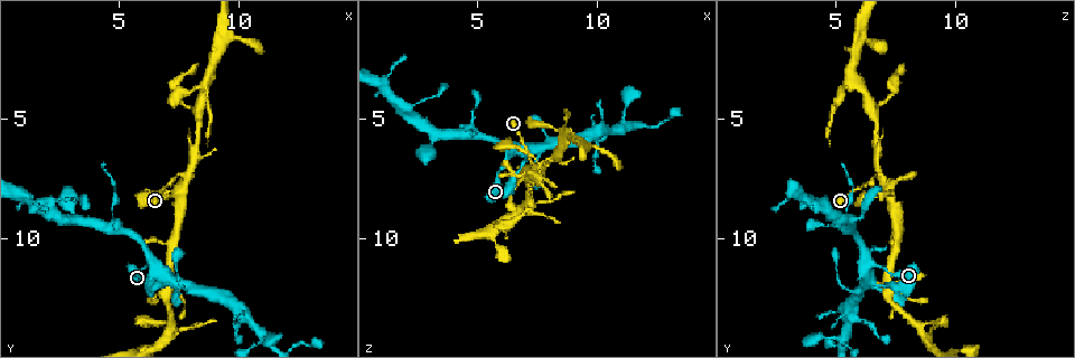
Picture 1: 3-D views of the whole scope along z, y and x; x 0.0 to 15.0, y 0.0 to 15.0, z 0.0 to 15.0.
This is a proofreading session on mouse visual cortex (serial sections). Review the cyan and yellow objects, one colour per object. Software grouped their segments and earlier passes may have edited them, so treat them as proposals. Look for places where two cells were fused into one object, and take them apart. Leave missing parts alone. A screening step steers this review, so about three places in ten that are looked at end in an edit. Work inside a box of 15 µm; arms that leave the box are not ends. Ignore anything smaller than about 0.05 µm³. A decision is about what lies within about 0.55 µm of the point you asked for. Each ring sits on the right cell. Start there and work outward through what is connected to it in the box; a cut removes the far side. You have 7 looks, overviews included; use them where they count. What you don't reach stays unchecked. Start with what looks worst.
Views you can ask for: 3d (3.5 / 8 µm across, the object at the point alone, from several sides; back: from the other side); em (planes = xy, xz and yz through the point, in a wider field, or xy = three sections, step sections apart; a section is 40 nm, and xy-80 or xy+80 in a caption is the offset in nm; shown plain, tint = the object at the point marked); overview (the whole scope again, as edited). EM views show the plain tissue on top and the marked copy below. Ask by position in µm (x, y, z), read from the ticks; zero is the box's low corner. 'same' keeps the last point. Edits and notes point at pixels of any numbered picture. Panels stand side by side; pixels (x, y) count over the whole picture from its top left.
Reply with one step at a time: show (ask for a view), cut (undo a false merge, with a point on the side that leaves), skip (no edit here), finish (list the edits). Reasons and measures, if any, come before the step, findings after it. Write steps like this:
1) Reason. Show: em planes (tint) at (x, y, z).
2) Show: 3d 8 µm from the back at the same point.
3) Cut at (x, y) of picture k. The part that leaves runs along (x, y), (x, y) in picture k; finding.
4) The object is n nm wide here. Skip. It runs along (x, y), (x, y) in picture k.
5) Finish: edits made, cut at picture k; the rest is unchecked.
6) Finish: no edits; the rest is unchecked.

Abrupt turn. Show: 3d 3.5 µm at (7.7, 7.4, 7.0).

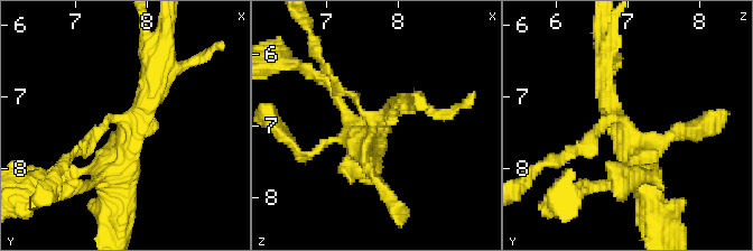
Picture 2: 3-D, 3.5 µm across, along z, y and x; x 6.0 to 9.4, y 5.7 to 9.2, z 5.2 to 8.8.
3 arms meet here; the arms are 150, 250, 300 nm wide. Show: em xy step 5 (tint) at (7.65, 7.30, 6.90).

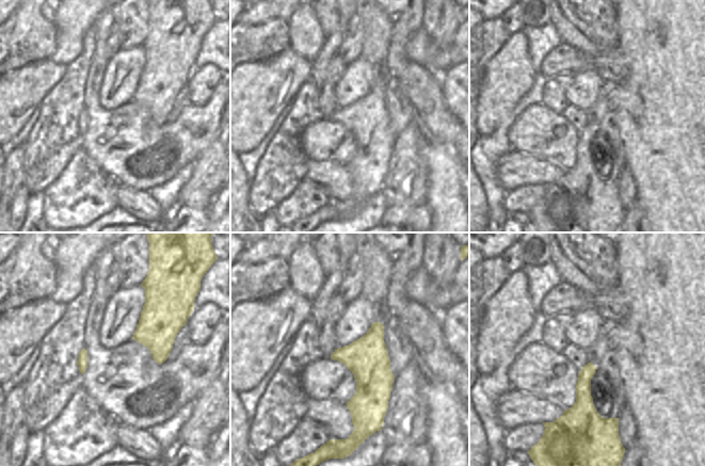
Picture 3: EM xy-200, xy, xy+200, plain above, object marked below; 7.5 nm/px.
Skip. It runs along (328, 72), (338, 90), (380, 121), (362, 141) in picture 2; one cell here.

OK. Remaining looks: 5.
Small branch off a trunk. Show: 3d 3.5 µm at (6.4, 11.0, 6.5).

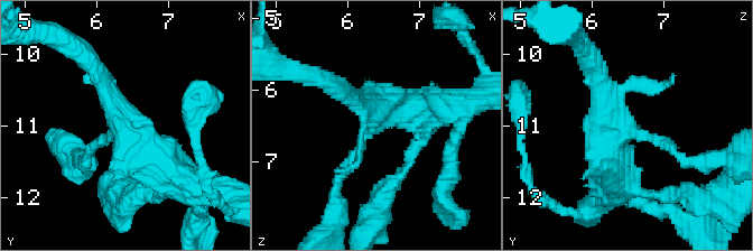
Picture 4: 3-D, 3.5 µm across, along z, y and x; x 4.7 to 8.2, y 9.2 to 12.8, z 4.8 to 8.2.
Show: em xy step 5 (tint) at (6.40, 11.10, 6.45).

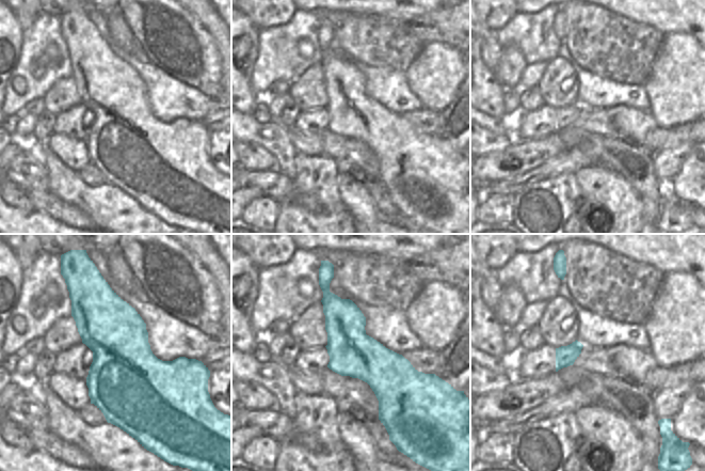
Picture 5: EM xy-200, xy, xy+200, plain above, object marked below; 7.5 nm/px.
Skip. It runs along (326, 287), (384, 376), (382, 417) in picture 5; continuous, no second cell.

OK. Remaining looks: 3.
Four-way junction. Show: 3d 3.5 µm from the back at (11.1, 14.2, 5.3).

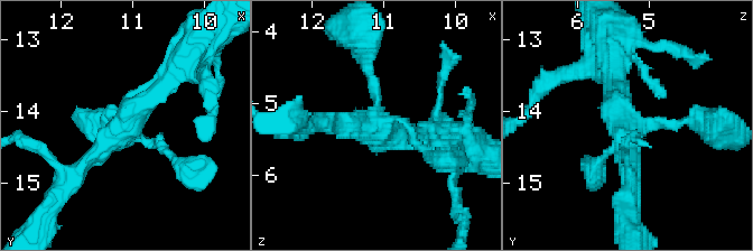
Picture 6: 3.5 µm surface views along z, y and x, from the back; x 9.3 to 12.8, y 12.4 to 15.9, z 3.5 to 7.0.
4 arms meet here; the arms are 150, 150, 250, 300 nm wide. Show: em xy step 3 (tint) at (11.10, 14.20, 5.30).

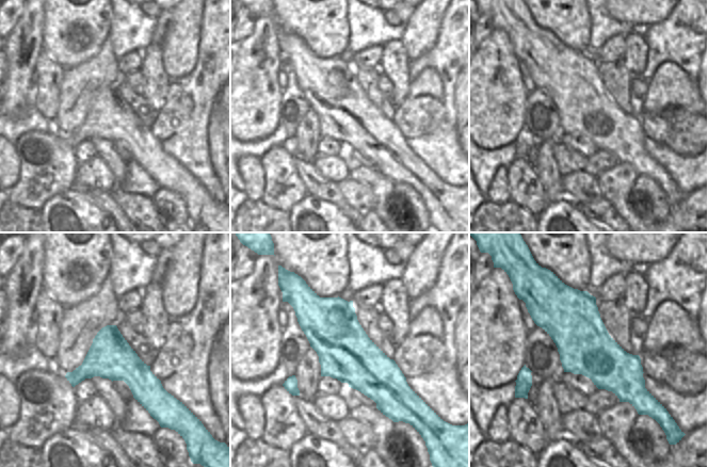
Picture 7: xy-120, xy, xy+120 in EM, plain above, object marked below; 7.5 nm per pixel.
Skip. It runs along (303, 300), (389, 390), (397, 404) in picture 7; continuous, no second cell.

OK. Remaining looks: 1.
Finish: no edits; the rest is unchecked.

